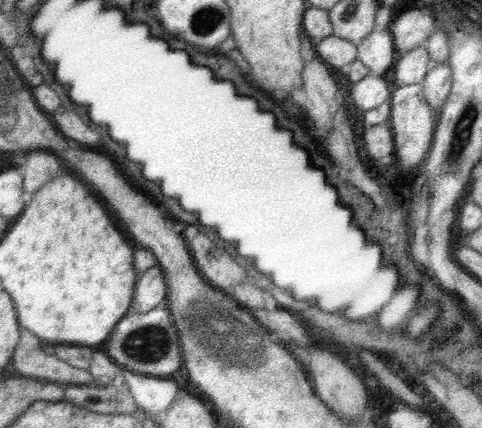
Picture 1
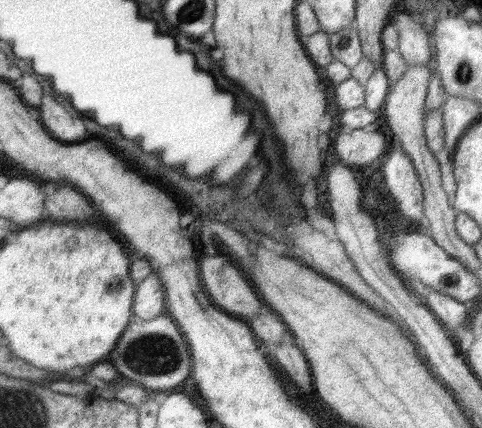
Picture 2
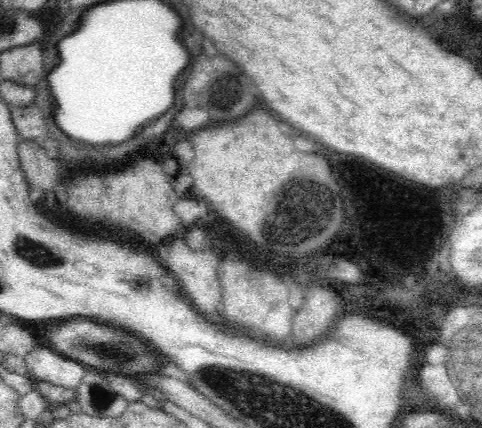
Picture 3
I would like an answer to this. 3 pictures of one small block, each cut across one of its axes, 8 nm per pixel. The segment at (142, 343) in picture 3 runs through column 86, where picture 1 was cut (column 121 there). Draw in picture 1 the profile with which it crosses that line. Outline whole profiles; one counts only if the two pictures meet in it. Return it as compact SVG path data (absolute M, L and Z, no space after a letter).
M163 300L159 306L151 308L145 314L129 312L125 314L113 328L111 336L107 338L107 356L125 370L143 374L143 376L167 376L173 374L177 368L183 370L183 352L179 344L179 332L173 324L169 302Z

